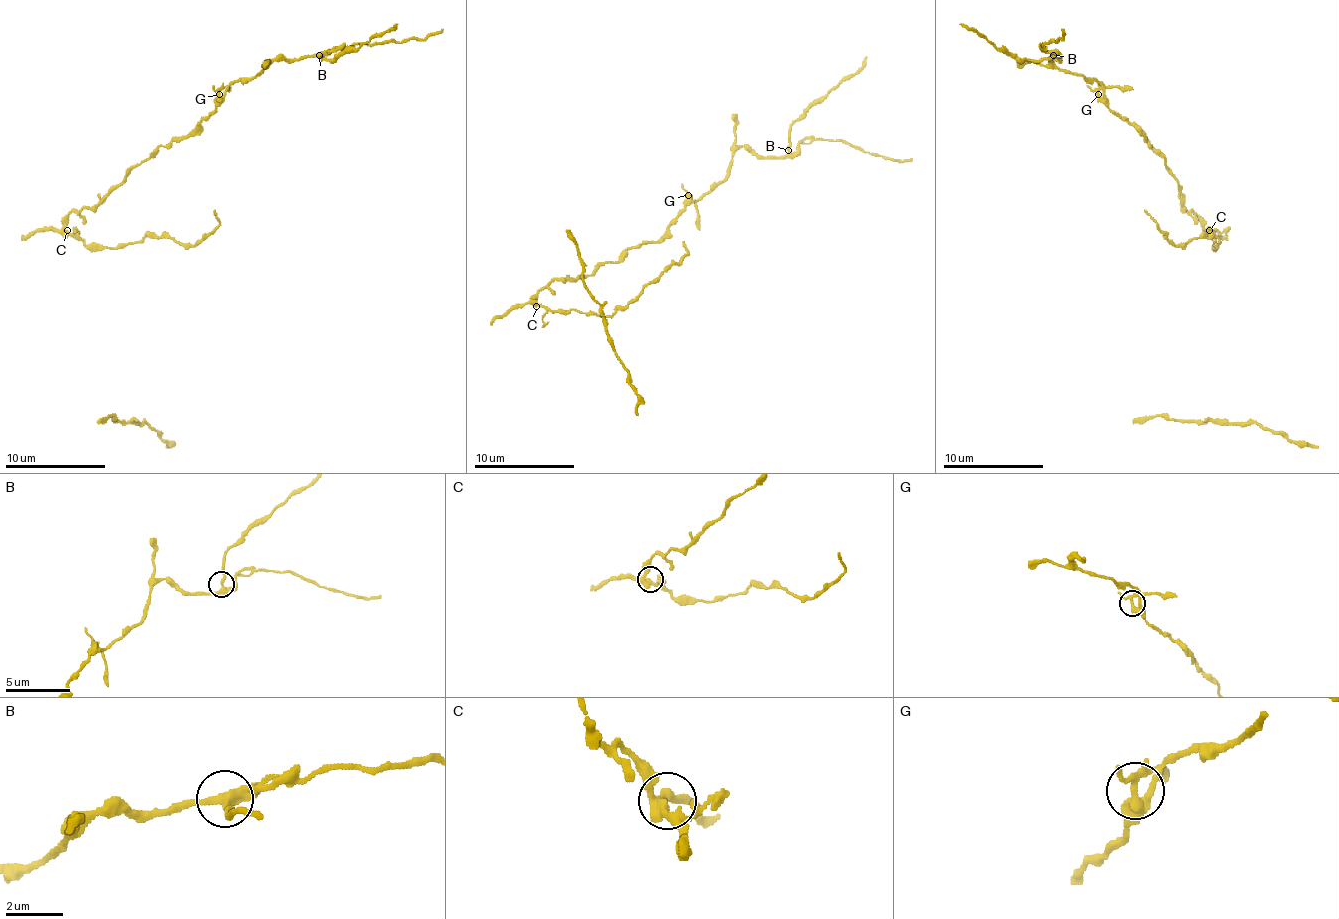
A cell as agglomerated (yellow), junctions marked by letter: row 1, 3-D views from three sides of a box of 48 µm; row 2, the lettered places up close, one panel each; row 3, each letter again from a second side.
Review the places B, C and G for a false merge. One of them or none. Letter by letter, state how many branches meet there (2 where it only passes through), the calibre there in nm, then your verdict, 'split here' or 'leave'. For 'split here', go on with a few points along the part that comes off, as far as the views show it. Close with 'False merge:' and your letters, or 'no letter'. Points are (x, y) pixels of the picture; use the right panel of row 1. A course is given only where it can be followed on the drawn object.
B: 3 branches meet; 280 nm thick; leave
C: 3 branches meet; 280 nm thick; leave
G: 3 branches meet; 280 nm thick; split here; foreign part runs (1098, 95), (1103, 87), (1133, 90)
False merge: G

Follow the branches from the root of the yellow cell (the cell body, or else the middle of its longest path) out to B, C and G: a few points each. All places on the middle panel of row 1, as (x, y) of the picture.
B: (592, 273), (629, 248), (655, 243), (685, 205), (725, 178), (740, 148), (765, 158), (783, 158), (788, 150)
C: (592, 273), (551, 281), (536, 293), (534, 298), (536, 306)
G: (592, 273), (607, 263), (614, 263), (629, 248), (655, 243), (685, 205), (687, 195)

